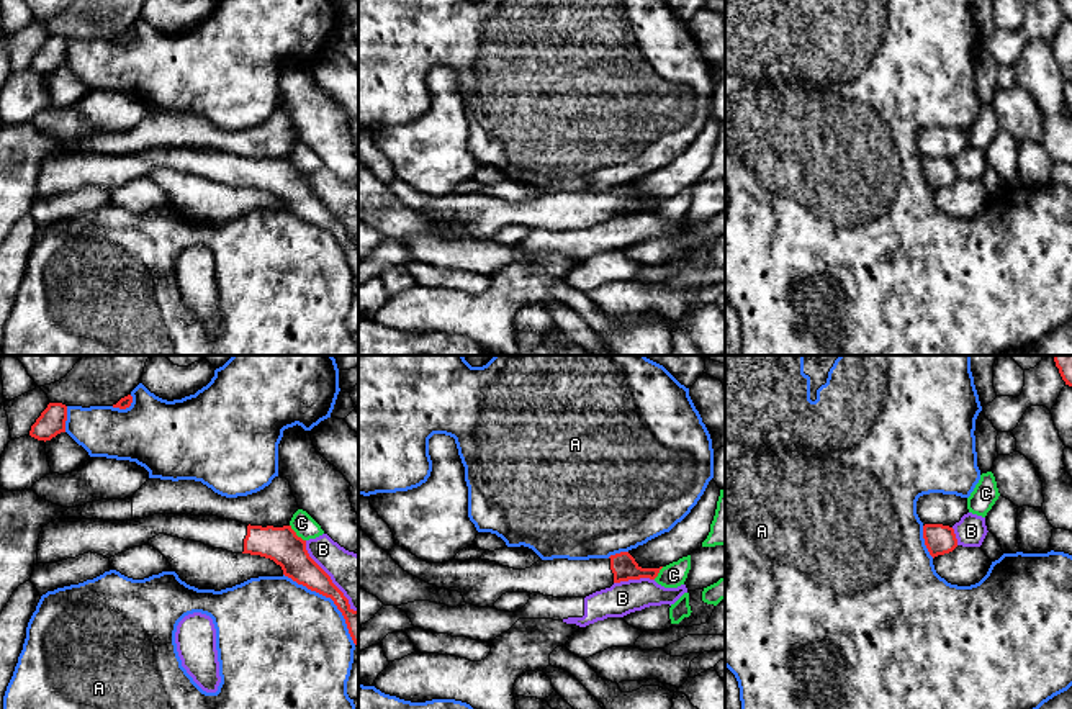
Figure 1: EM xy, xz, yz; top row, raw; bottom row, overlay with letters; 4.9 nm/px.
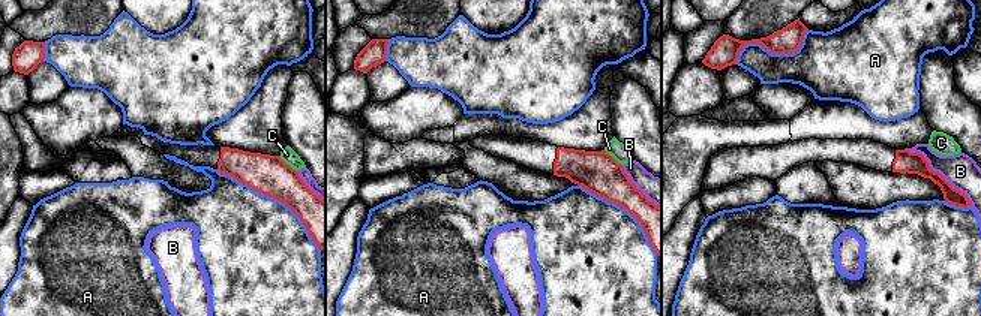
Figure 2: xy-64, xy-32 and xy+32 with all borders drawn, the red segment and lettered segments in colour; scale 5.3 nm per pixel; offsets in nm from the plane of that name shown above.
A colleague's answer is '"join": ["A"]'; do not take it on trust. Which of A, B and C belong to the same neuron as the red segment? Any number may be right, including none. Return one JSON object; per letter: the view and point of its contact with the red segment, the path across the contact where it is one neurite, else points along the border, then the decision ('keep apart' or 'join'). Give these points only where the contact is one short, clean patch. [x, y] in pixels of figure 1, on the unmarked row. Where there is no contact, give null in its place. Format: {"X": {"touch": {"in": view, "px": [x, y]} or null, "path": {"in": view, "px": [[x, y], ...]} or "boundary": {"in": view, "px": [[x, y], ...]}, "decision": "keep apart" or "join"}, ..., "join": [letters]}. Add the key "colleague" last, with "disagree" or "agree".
{"A": {"touch": {"in": "xy", "px": [329, 230]}, "decision": "keep apart"}, "B": {"touch": {"in": "xy", "px": [329, 210]}, "decision": "keep apart"}, "C": {"touch": {"in": "xy", "px": [295, 167]}, "decision": "keep apart"}, "join": [], "colleague": "disagree"}

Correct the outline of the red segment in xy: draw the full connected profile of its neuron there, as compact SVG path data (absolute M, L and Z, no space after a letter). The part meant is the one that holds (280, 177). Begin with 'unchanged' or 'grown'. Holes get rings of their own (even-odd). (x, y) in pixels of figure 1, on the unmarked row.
grown | M154 147L131 154L56 152L39 167L38 196L54 196L88 185L111 192L159 167L273 193L285 210L334 234L358 280L358 244L350 241L331 210L309 190L306 174L291 159L247 159L218 149L191 147Z

